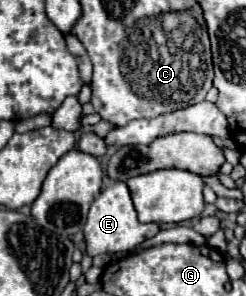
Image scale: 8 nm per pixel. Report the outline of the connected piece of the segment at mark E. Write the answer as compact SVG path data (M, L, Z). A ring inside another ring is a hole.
M118 181L98 193L98 197L90 205L88 221L84 225L84 239L86 239L86 255L94 257L100 253L128 253L142 241L154 237L158 233L156 223L140 223L136 217L136 209L130 199L128 185Z

